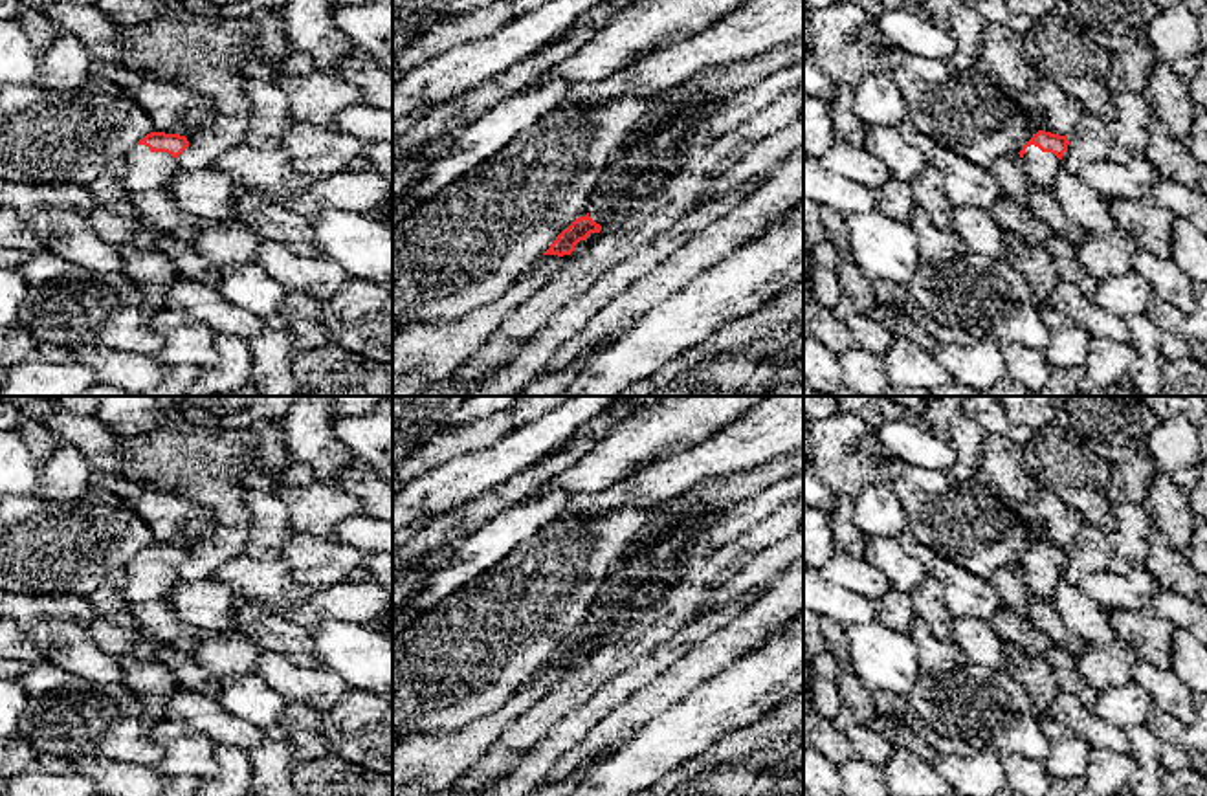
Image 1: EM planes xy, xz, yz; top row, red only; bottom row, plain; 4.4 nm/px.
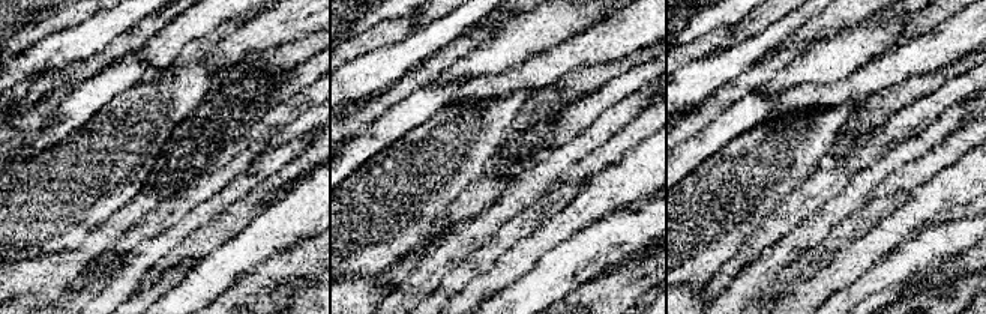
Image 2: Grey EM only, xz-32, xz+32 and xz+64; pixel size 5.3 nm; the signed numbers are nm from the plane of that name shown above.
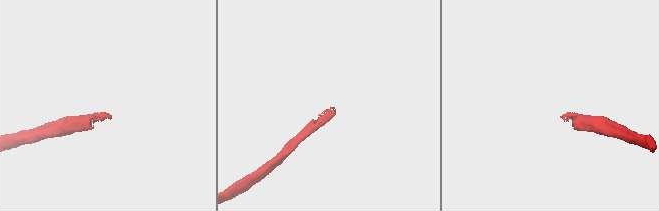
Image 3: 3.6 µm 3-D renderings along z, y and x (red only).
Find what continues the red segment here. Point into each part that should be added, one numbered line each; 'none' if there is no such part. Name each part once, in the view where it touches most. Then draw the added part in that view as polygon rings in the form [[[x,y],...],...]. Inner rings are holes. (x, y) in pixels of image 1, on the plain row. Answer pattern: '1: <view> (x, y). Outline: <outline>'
1: yz (1042, 578). Outline: [[[1035,556],[1025,559],[1022,574],[1025,578],[1025,585],[1031,591],[1031,594],[1036,594],[1046,600],[1053,598],[1057,587],[1064,580],[1062,572],[1055,565],[1042,563]]]

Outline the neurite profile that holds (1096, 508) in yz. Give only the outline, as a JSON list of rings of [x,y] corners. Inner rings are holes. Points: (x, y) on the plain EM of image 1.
[[[1051,422],[1033,433],[1022,453],[1033,477],[1080,512],[1088,525],[1104,534],[1115,528],[1112,503],[1106,499],[1113,462],[1101,457],[1086,438]]]

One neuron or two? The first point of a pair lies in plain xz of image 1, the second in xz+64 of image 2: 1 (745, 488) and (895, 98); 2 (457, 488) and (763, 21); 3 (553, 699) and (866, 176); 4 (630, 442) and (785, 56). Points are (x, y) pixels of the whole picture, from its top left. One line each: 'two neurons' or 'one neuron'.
1: one neuron
2: two neurons
3: one neuron
4: two neurons

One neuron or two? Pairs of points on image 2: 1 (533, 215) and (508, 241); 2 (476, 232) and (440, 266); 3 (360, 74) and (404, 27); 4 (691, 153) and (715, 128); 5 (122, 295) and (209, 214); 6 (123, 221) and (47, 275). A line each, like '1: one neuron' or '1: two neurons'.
1: one neuron
2: one neuron
3: two neurons
4: one neuron
5: one neuron
6: one neuron

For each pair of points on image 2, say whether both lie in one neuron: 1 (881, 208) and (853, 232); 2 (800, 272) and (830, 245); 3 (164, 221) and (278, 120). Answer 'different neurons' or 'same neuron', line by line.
1: same neuron
2: same neuron
3: same neuron

